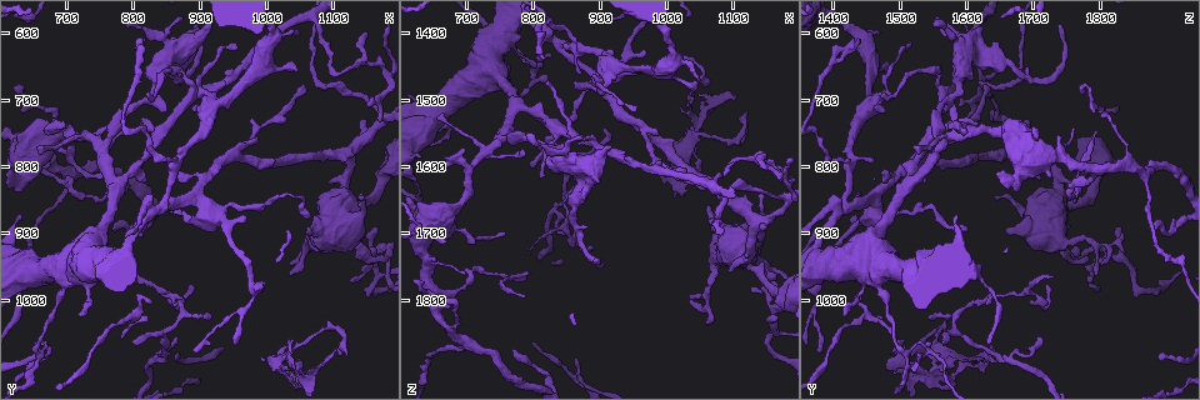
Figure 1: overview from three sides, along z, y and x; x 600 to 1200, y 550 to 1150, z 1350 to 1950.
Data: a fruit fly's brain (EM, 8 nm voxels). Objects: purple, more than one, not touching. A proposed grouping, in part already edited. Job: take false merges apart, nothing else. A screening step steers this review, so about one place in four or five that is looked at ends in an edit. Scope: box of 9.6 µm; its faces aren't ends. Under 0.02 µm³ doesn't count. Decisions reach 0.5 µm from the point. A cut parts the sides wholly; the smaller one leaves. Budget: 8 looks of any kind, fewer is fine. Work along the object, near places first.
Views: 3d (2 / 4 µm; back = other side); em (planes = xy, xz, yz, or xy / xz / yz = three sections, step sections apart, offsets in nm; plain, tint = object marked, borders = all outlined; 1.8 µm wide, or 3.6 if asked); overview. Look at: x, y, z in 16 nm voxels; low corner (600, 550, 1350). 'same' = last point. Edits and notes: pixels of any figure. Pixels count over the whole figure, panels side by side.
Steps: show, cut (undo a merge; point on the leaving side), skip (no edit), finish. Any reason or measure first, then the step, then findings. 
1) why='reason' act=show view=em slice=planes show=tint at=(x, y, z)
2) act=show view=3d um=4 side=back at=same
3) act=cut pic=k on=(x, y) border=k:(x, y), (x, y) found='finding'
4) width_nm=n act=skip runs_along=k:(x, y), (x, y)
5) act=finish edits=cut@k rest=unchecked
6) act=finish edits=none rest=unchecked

why='thin neck' act=show view=3d um=4 at=(850, 855, 1430)

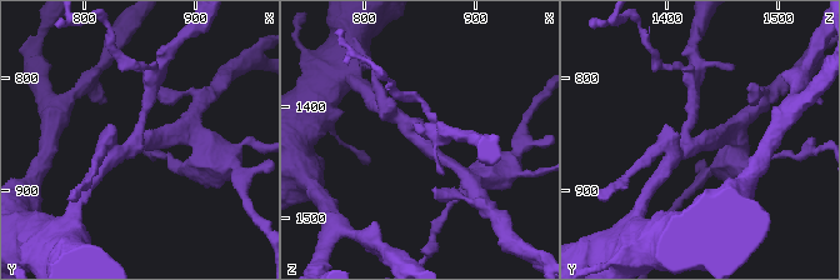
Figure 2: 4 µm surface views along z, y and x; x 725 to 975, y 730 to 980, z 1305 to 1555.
arms=3 arm_widths_nm=170,190,260 act=show view=em slice=planes show=tint at=(852, 858, 1430)

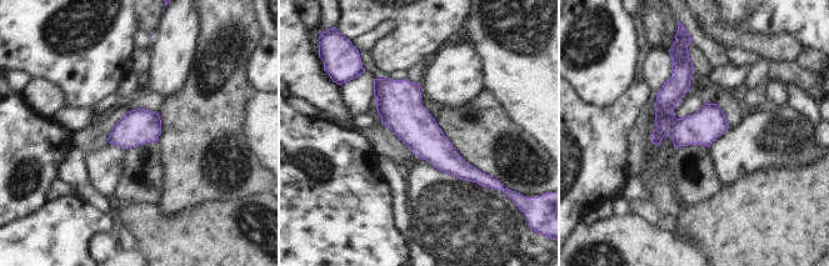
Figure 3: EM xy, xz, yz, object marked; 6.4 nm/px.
width_nm=220 act=skip runs_along=3:(376, 81), (455, 165), (477, 177) found='all the same neuron'

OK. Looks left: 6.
why='a narrow waist' act=show view=em slice=planes show=tint at=(810, 700, 1560)

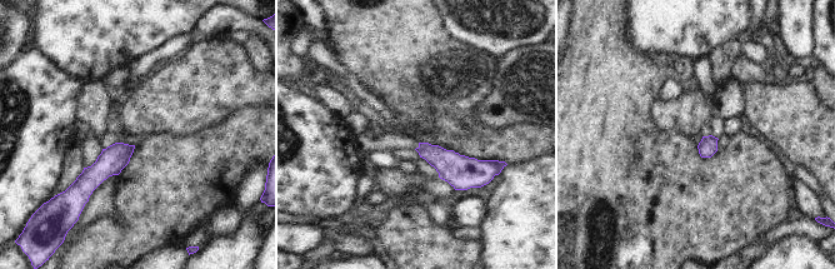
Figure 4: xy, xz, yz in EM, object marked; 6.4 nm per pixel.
width_nm=120 act=skip found='all the same neuron'

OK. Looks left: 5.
why='three-way junction' act=show view=em slice=planes show=tint at=(1055, 1065, 1550)

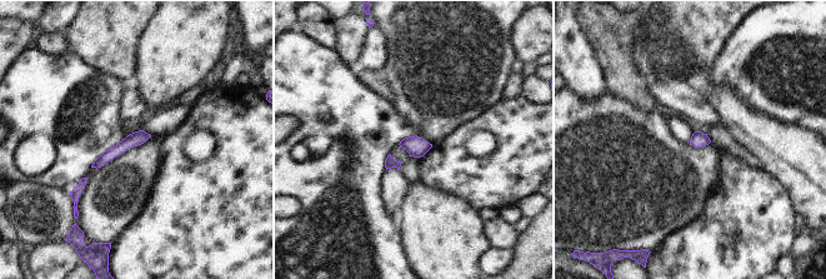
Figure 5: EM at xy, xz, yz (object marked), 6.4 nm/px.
width_nm=90 act=skip found='all the same neuron'

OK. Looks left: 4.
why='three-way junction' act=show view=em slice=planes show=tint at=(955, 790, 1540)

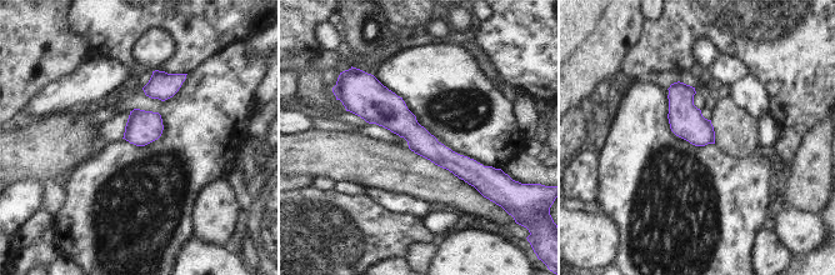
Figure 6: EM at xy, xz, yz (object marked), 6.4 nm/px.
width_nm=180 act=skip found='continuous, no second neuron'

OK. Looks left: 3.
act=finish edits=none rest=unchecked

